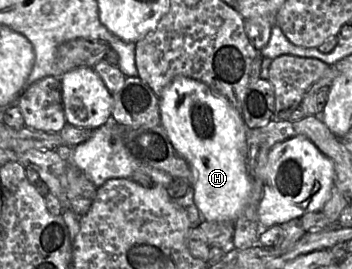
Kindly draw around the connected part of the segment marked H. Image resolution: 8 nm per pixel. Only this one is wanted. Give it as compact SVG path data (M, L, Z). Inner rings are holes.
M182 76L175 78L159 96L159 111L161 125L163 126L173 148L187 161L192 170L194 202L203 219L209 222L223 220L236 221L236 219L240 216L244 206L248 204L248 197L252 191L252 183L247 166L247 133L249 128L246 126L243 120L242 113L234 108L224 96L218 94L204 83Z

